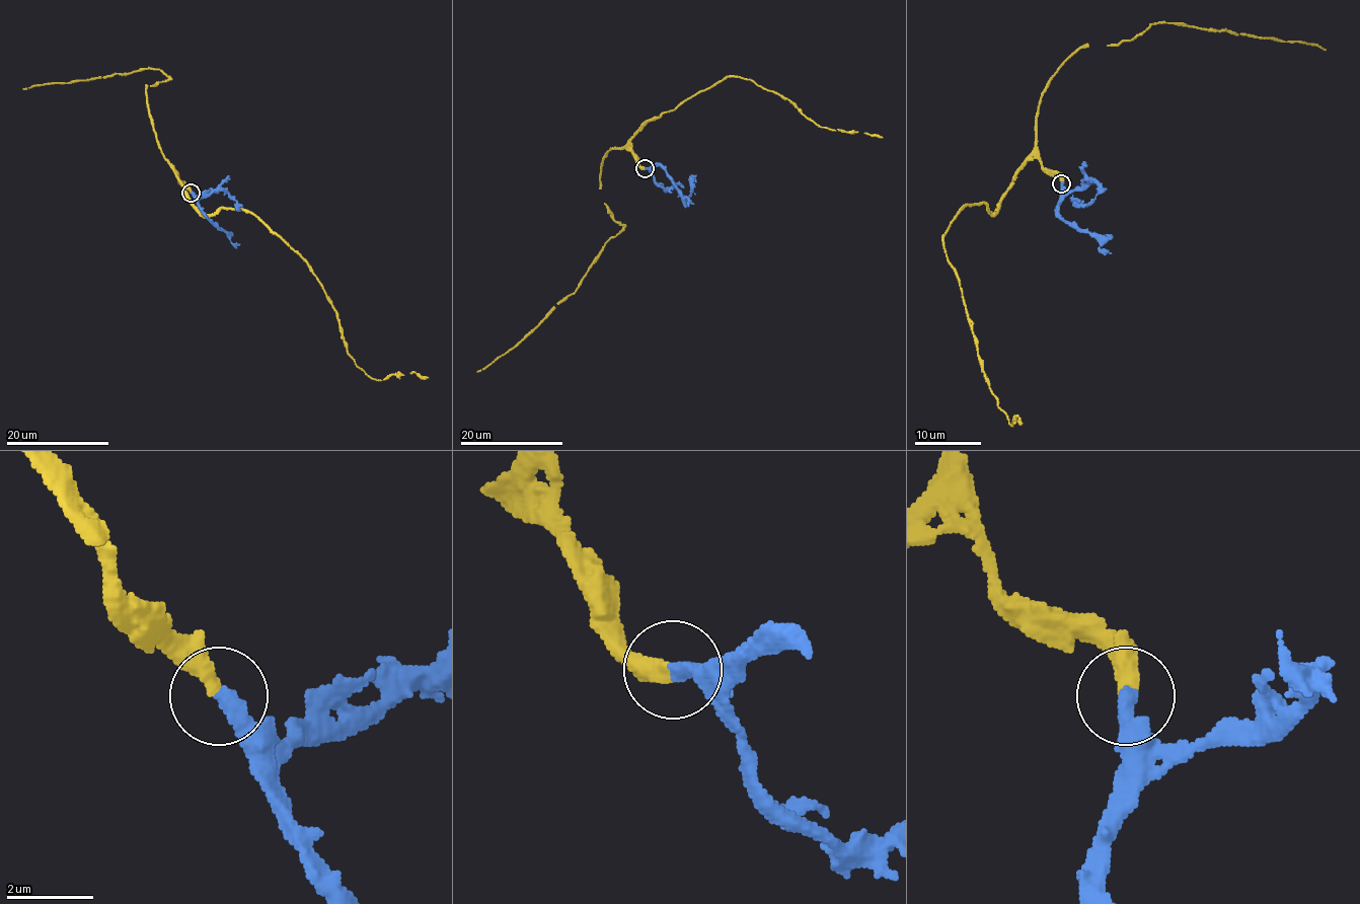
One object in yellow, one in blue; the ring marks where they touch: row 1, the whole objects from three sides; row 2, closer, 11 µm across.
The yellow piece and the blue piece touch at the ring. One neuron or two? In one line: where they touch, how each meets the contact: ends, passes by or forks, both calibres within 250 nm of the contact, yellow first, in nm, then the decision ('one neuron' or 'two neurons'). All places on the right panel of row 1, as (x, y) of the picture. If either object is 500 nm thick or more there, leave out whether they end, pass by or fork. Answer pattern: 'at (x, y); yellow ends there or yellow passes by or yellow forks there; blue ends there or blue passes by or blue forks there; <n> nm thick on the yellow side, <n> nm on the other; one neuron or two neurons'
at (1061, 183); yellow ends there; blue ends there; 420 nm thick on the yellow side, 400 nm on the other; one neuron

